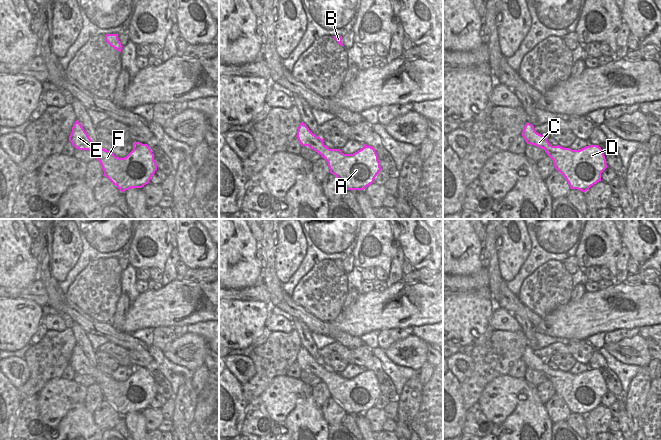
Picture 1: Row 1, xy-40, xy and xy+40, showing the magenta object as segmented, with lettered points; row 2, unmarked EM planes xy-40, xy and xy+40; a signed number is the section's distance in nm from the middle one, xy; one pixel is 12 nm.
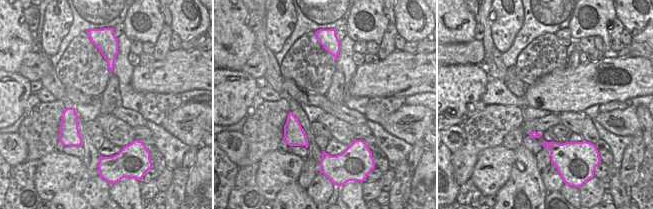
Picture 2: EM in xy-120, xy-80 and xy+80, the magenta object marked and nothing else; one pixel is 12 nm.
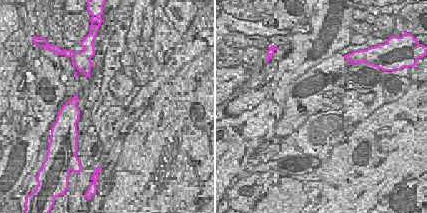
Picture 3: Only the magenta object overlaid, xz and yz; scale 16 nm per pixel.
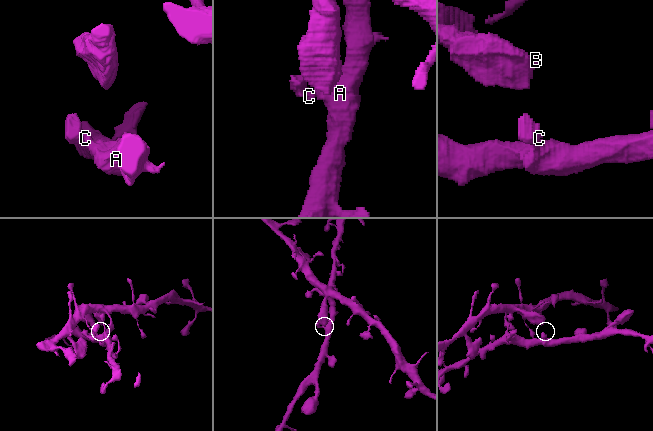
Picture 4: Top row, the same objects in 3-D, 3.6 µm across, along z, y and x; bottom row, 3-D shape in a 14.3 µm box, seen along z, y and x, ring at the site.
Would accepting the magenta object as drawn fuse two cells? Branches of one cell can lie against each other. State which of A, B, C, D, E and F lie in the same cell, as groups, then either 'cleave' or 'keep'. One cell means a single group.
A B C D E F; keep

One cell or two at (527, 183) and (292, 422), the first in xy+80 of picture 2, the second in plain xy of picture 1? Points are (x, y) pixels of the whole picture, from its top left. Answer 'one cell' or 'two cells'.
one cell

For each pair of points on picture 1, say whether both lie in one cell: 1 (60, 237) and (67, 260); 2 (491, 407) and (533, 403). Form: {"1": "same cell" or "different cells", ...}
{"1": "same cell", "2": "different cells"}

